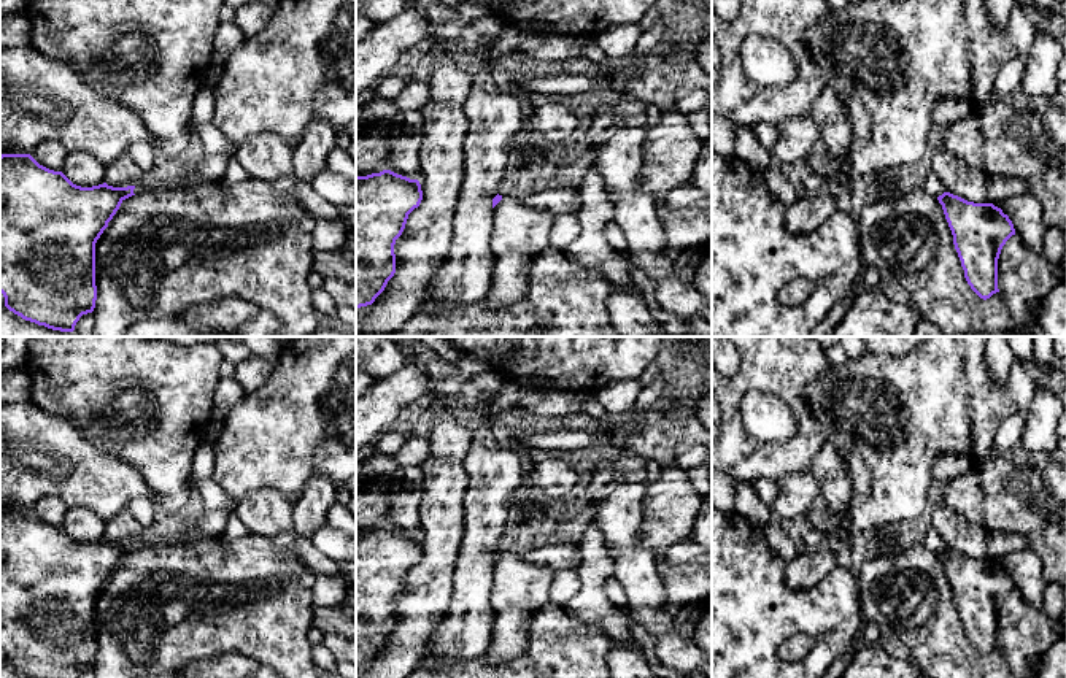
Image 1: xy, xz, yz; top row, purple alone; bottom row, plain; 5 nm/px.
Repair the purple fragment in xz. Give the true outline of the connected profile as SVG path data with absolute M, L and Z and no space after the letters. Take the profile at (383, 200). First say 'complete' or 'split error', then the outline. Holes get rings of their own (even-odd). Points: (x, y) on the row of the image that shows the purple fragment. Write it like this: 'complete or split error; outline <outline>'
complete; outline M391 170L356 176L356 308L372 305L396 273L396 240L408 214L419 206L423 191L418 179Z

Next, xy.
complete; outline M30 154L0 156L0 292L5 306L25 321L52 330L73 332L83 314L92 313L97 300L95 243L121 203L135 195L135 186L113 187L106 183L81 187L62 171L40 165Z

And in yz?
complete; outline M950 192L937 197L945 219L953 235L953 245L964 270L964 278L971 289L983 300L990 299L998 289L998 259L1006 241L1015 235L1015 229L1007 214L993 203L968 202Z

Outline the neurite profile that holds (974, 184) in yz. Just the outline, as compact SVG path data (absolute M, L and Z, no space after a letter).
M937 149L933 154L931 171L942 181L947 192L974 203L995 203L1007 197L1028 194L1022 179L996 179L947 151Z

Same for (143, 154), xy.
M135 143L127 152L143 173L151 171L156 164L156 149L149 143Z

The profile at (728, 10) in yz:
M712 0L712 10L723 21L734 21L739 16L742 2L740 0Z

